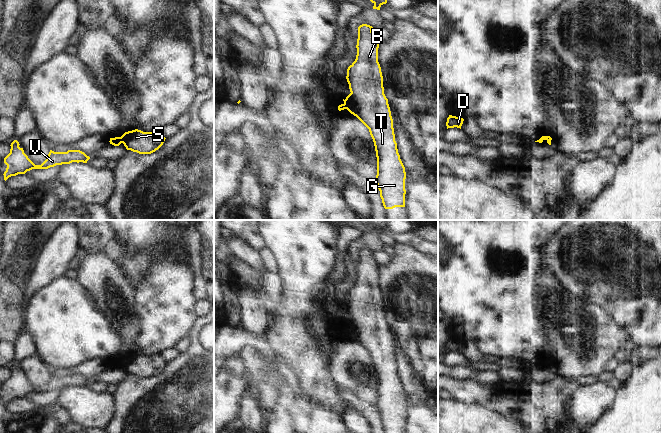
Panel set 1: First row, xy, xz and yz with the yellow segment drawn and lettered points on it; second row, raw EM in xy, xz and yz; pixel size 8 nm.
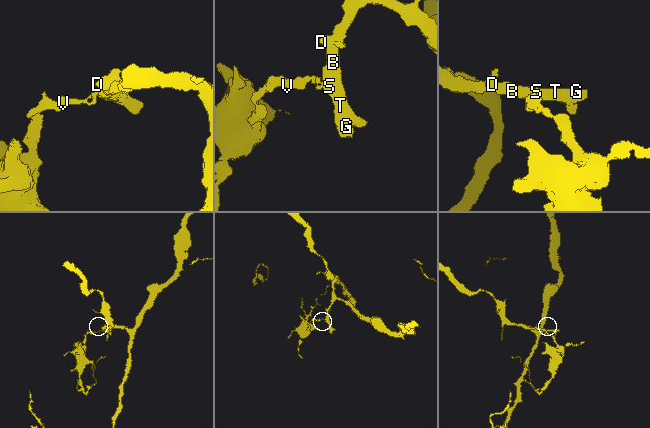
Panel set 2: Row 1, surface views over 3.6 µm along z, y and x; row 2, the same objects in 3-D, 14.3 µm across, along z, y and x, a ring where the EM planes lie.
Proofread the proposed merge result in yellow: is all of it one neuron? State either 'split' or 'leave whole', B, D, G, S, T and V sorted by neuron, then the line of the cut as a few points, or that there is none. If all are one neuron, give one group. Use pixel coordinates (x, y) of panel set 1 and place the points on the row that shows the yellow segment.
split; groups B D G S T / V; cut xy (120, 137), (122, 142)

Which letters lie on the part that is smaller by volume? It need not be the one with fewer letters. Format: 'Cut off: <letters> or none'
Cut off: V

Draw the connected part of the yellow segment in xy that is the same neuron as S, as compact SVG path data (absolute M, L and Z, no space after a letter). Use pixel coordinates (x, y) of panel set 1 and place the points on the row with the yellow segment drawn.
M138 129L125 132L121 138L127 150L139 154L151 154L155 152L163 145L166 139L160 131L143 132Z

